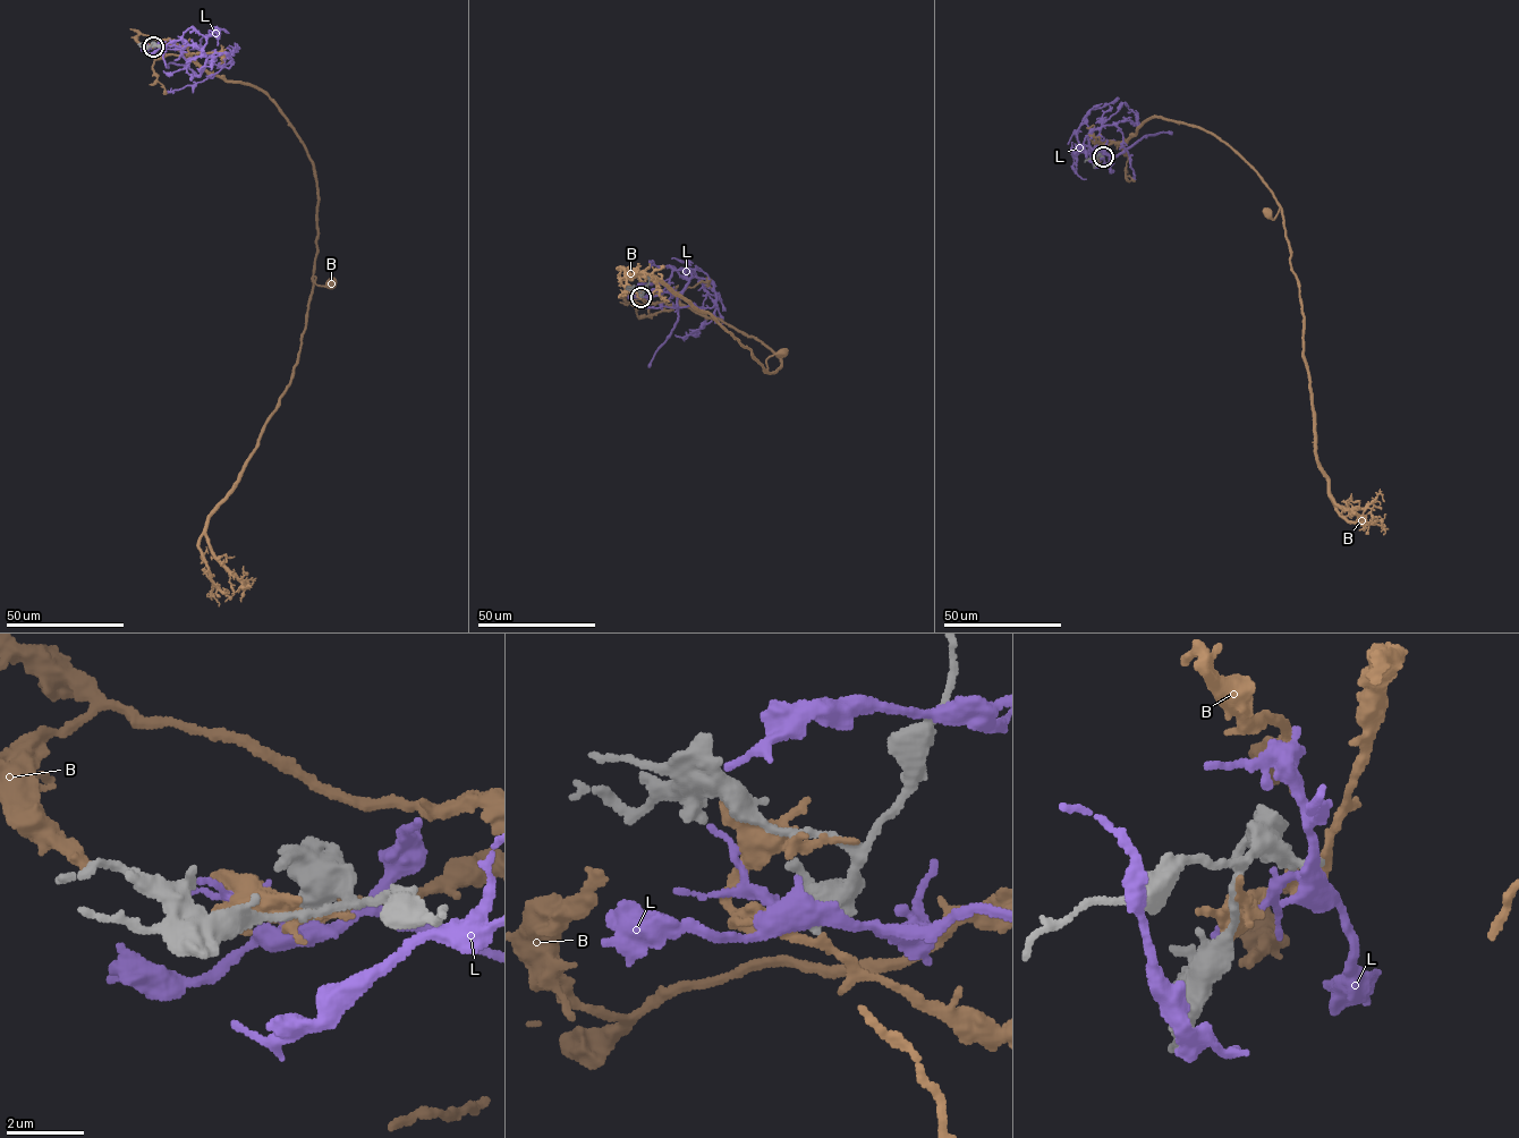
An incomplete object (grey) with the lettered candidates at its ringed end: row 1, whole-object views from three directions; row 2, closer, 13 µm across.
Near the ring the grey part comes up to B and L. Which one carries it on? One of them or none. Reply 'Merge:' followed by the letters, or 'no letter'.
Merge: no letter

